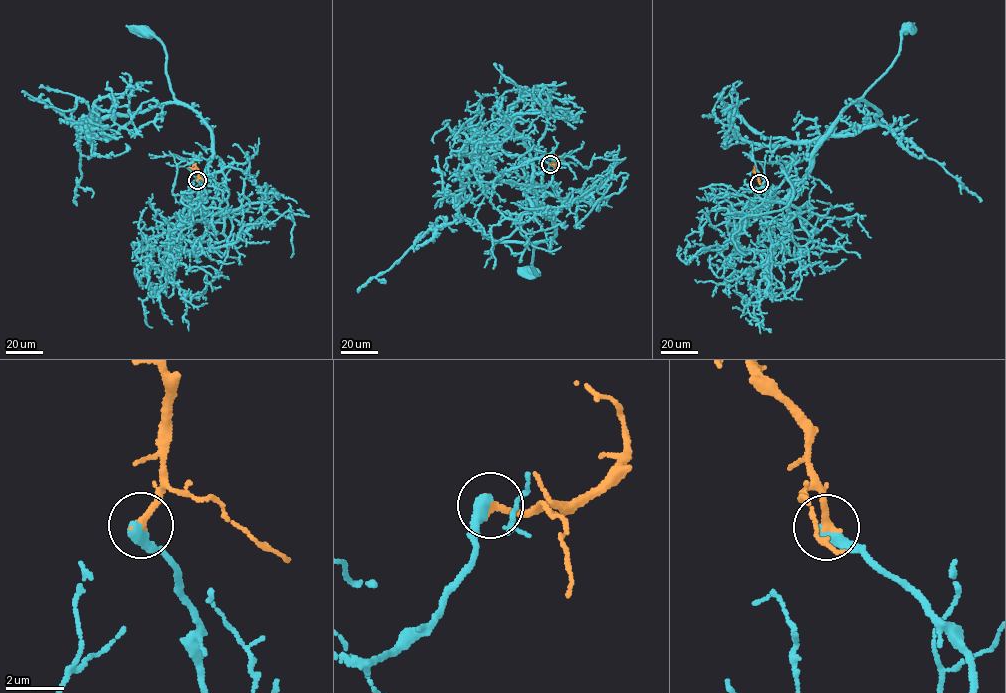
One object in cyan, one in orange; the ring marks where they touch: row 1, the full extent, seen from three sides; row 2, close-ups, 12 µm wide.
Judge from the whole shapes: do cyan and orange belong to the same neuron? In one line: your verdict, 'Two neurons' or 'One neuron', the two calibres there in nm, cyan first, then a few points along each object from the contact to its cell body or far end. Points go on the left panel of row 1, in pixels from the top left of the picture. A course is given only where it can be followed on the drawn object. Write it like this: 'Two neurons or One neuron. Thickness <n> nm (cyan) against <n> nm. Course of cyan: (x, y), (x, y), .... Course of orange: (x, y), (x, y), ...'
One neuron. Thickness 480 nm (cyan) against 280 nm. Course of cyan: (197, 180), (198, 199), (212, 154), (210, 130), (197, 113), (177, 103), (164, 45), (145, 33). Course of orange: (197, 180), (197, 169), (189, 167)

